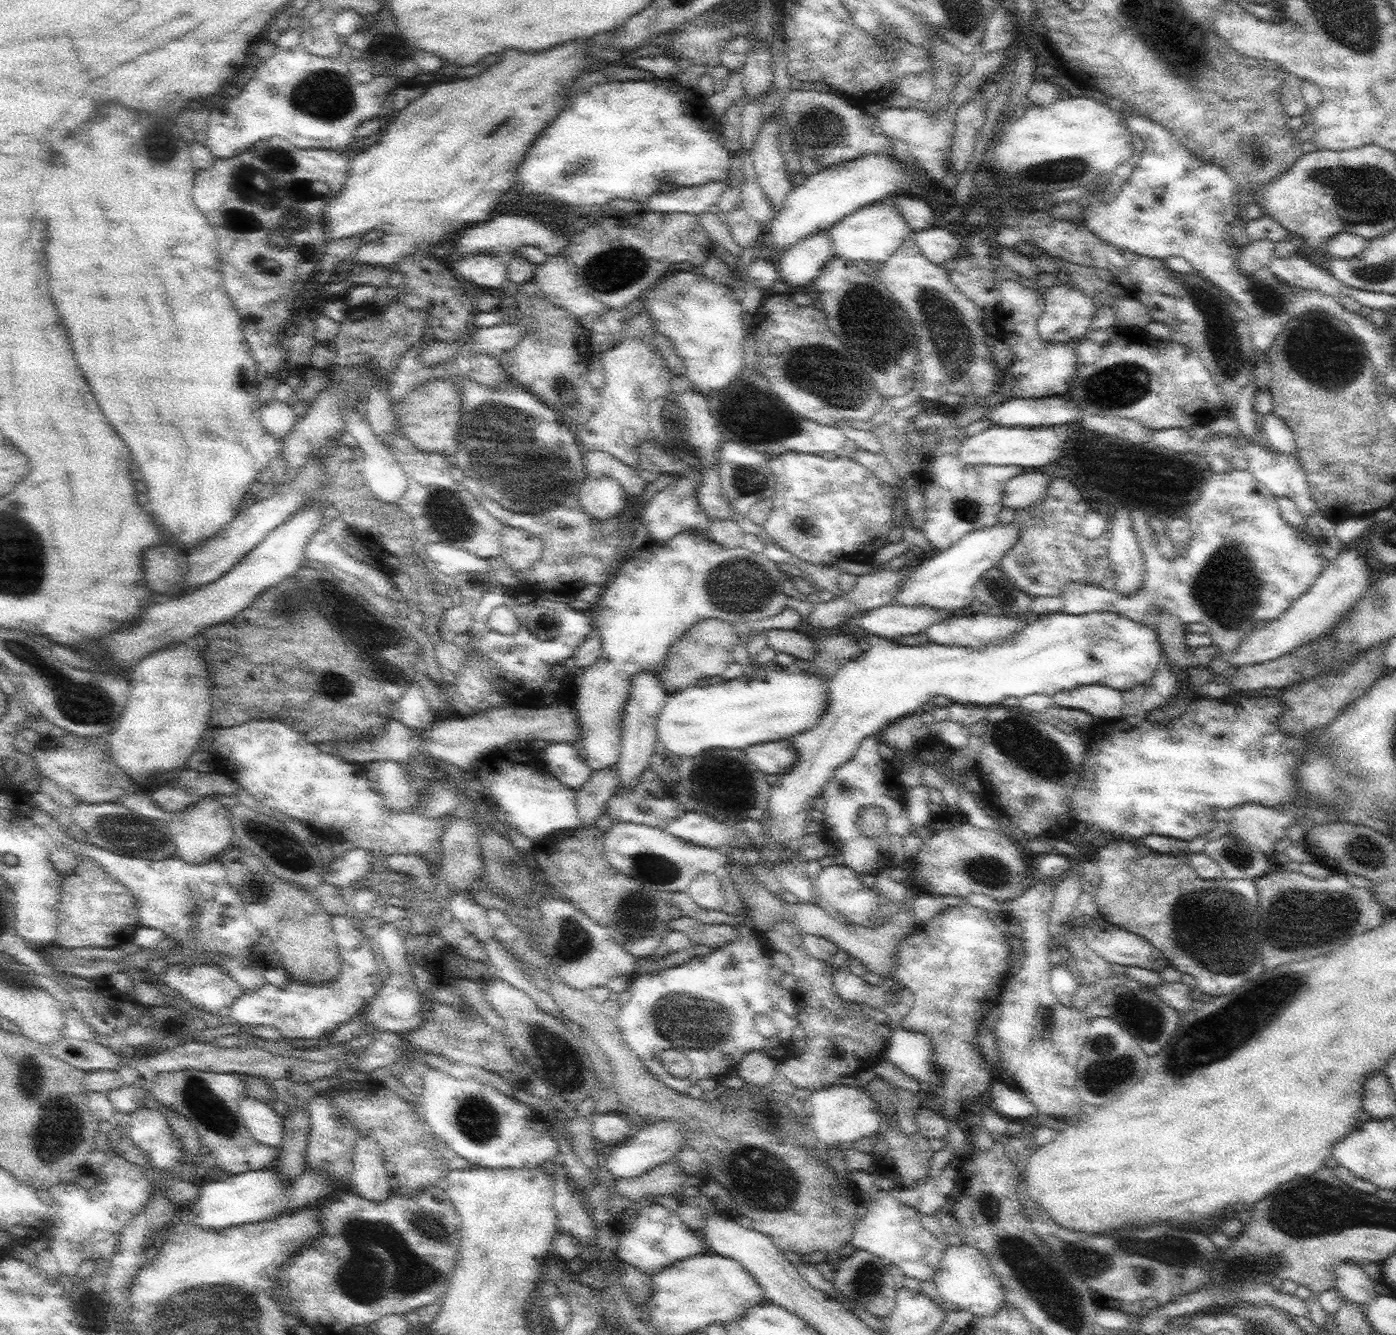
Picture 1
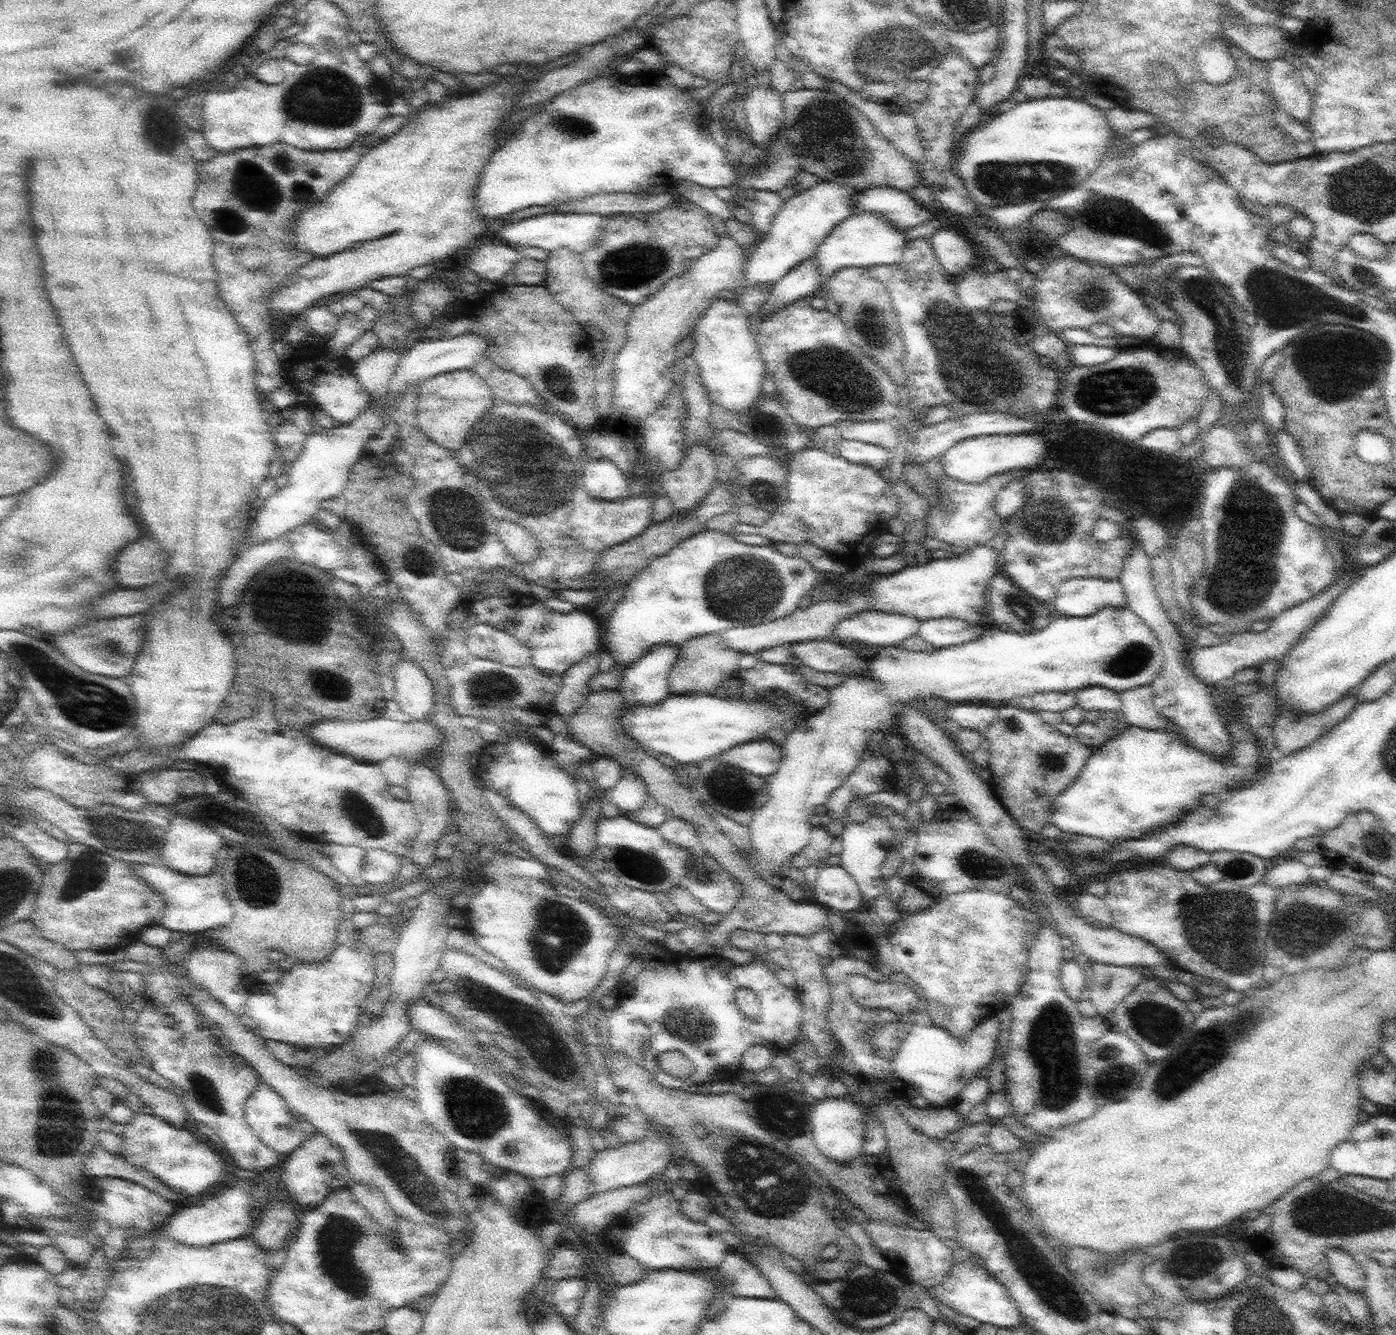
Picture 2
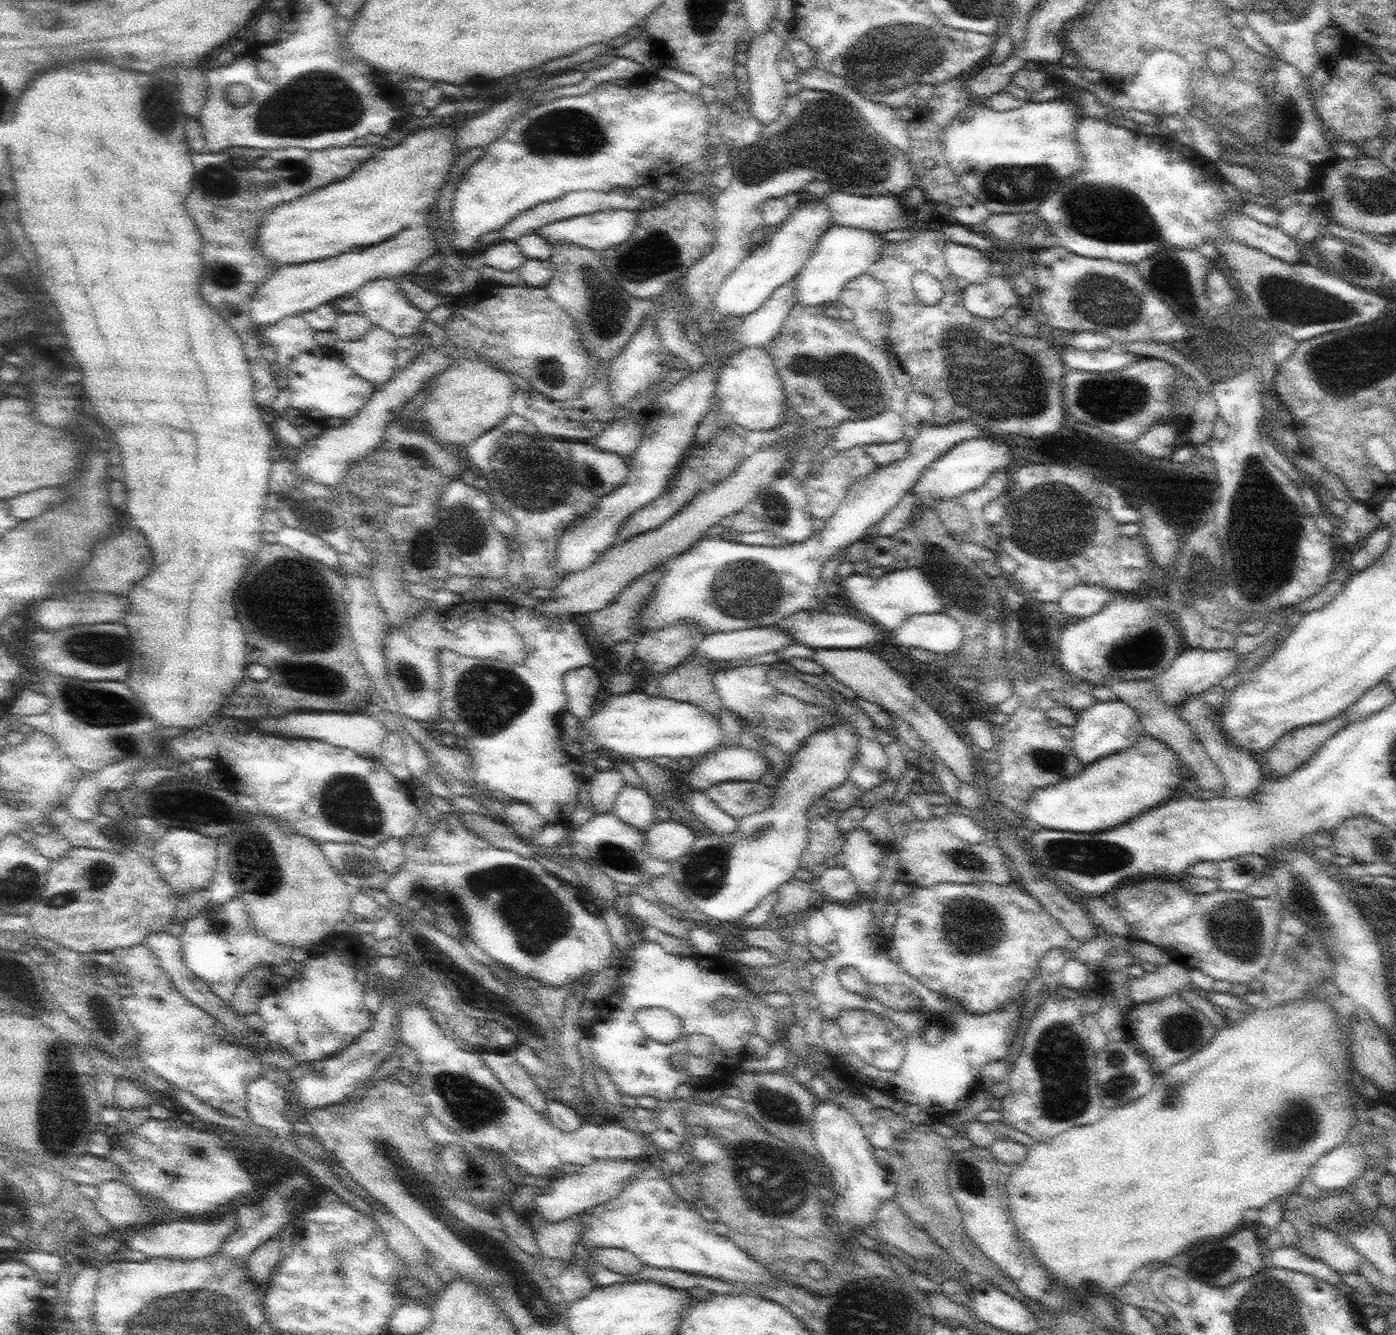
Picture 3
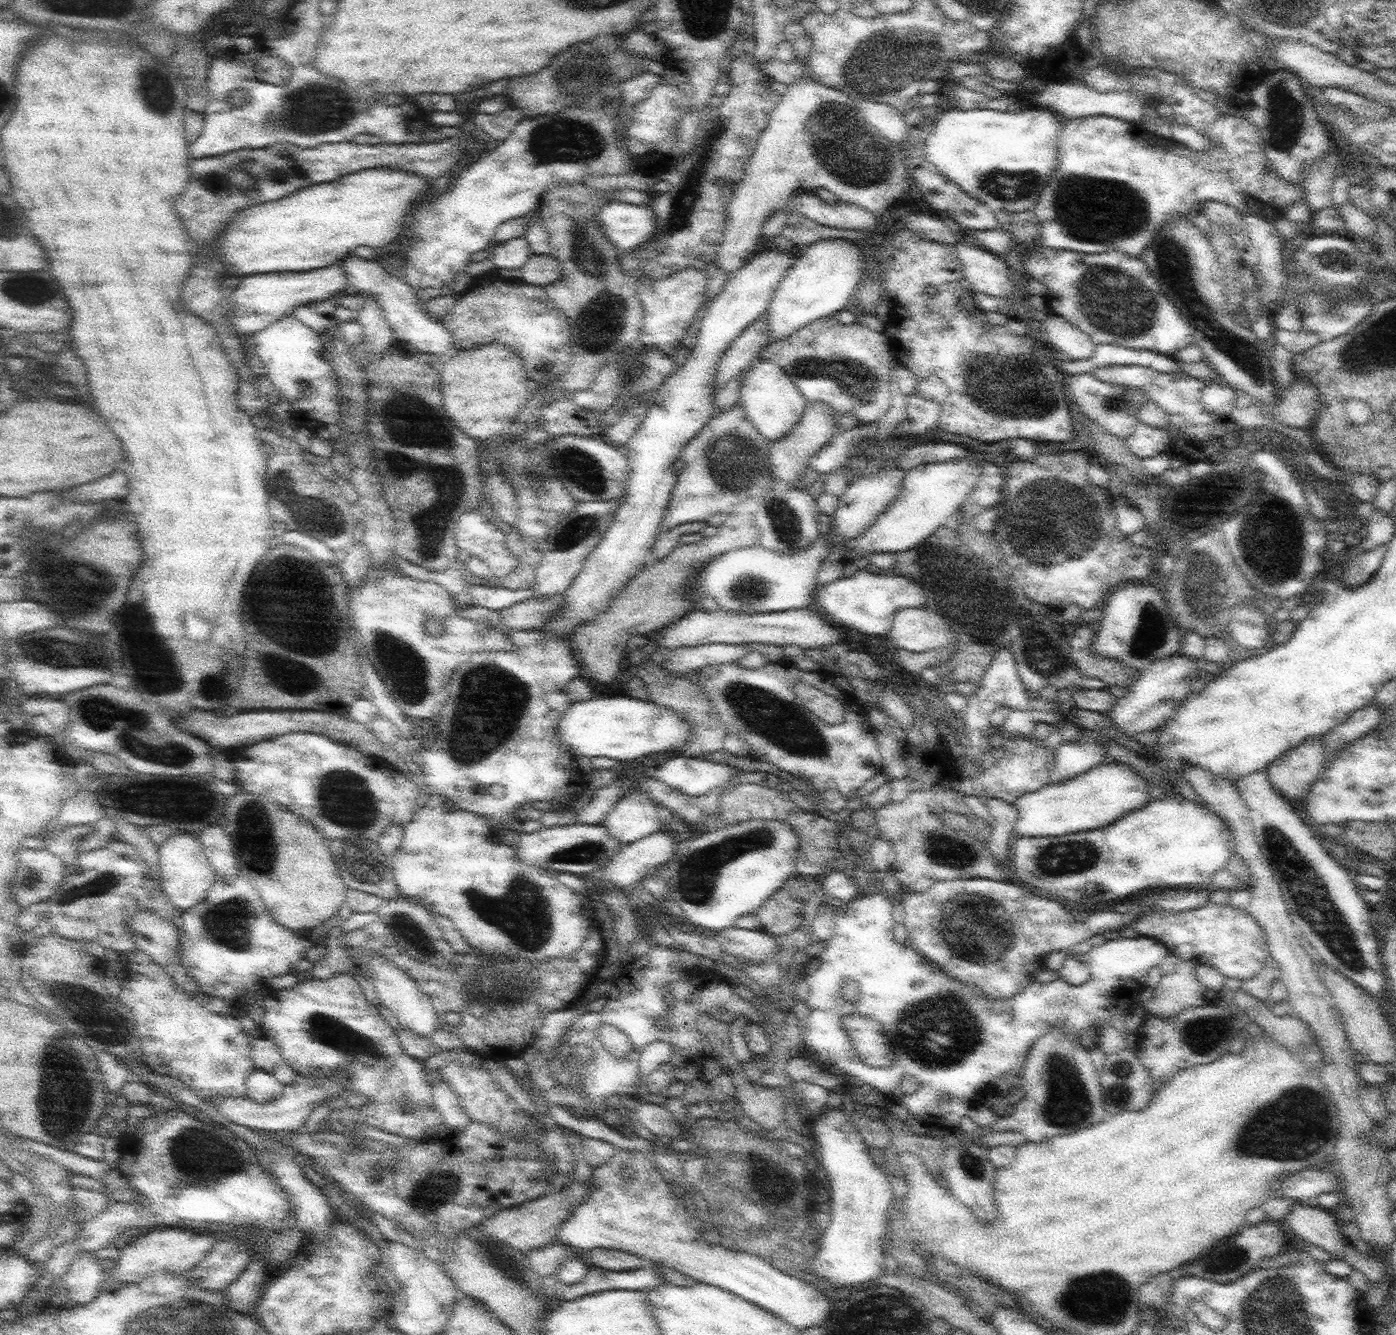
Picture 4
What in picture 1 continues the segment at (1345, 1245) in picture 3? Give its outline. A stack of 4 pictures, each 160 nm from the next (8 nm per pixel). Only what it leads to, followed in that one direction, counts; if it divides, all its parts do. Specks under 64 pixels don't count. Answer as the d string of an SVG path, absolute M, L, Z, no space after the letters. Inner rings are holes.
M1343 1262L1336 1267L1336 1288L1342 1297L1364 1306L1377 1297L1375 1280L1364 1266Z

